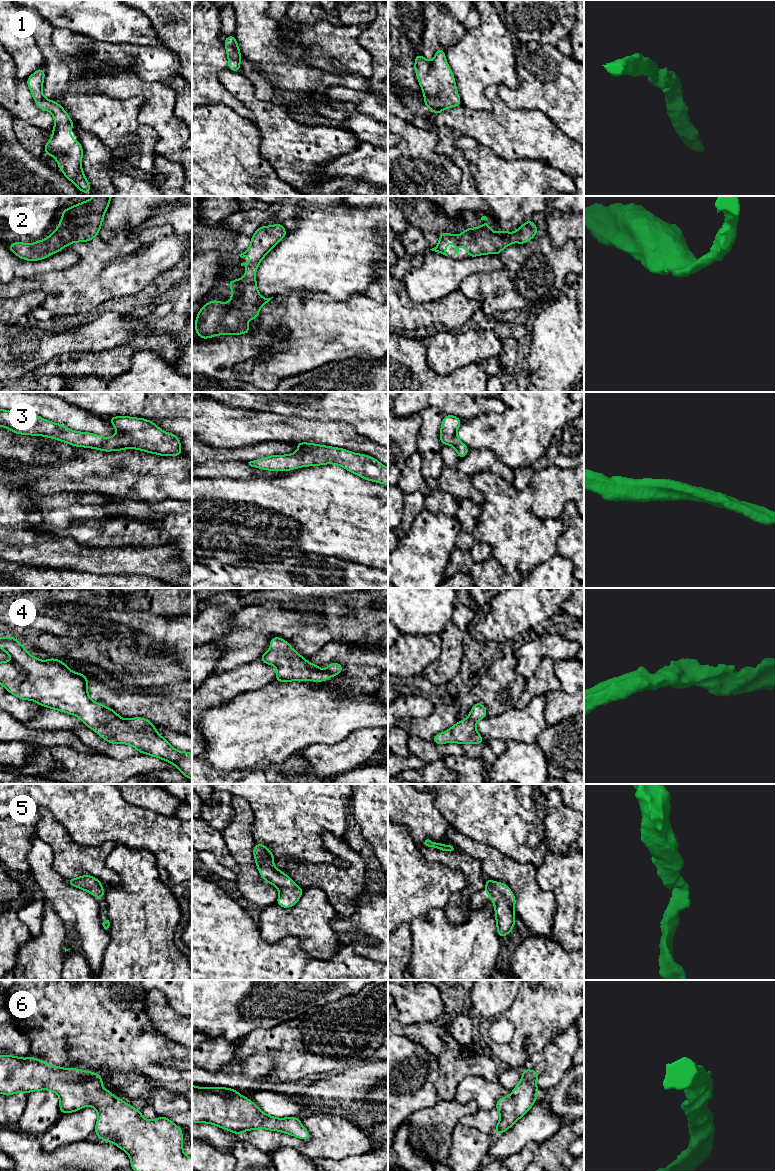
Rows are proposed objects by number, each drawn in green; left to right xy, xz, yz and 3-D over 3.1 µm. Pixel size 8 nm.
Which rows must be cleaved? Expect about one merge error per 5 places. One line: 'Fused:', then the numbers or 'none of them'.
Fused: none of them

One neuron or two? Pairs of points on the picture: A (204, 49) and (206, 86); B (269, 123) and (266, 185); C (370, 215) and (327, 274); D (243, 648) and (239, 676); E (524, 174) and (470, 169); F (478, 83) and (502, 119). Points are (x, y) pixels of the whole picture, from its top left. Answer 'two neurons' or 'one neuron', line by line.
A: one neuron
B: two neurons
C: one neuron
D: two neurons
E: two neurons
F: two neurons

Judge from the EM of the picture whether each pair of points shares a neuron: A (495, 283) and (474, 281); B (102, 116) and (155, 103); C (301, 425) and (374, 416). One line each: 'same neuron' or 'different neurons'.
A: same neuron
B: different neurons
C: different neurons

